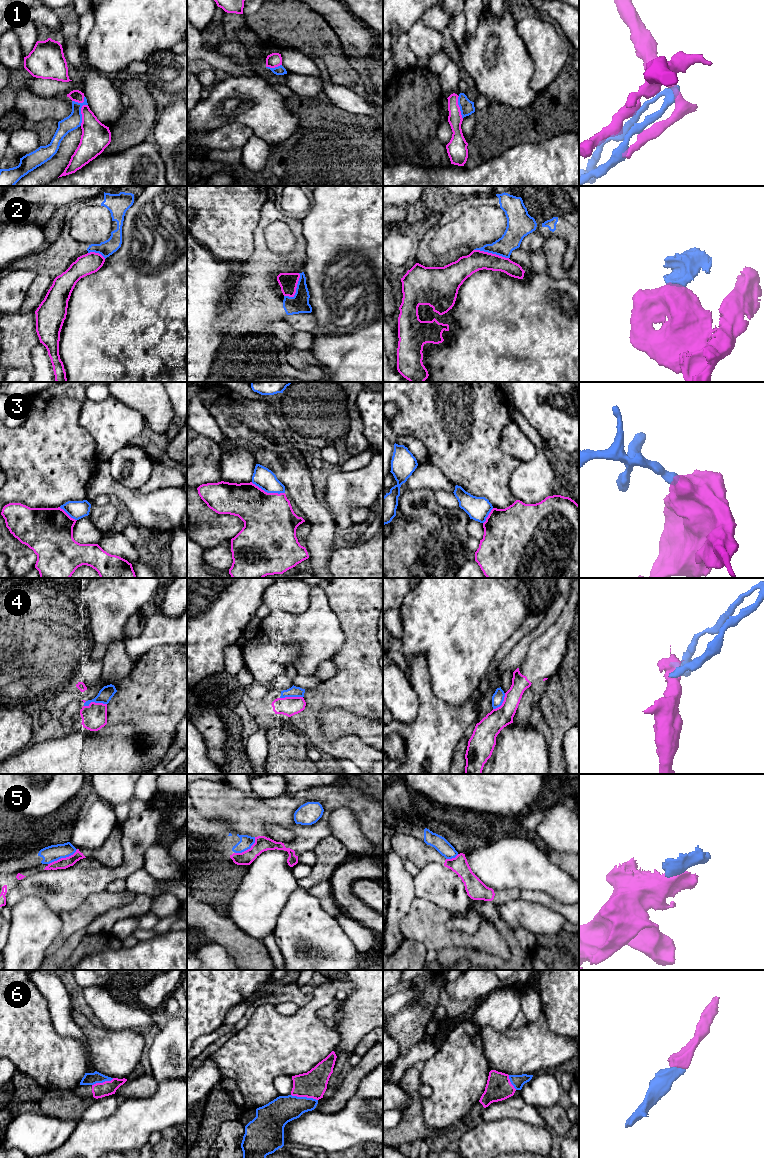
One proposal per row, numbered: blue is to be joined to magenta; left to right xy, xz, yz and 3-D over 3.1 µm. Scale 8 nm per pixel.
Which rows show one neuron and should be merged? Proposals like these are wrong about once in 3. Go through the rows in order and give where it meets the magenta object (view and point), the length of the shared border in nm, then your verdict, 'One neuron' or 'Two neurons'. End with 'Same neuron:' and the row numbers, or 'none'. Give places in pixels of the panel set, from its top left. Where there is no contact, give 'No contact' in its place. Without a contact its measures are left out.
1: Touches magenta at xy (81, 111). Shared border 240 nm. Two neurons
2: Touches magenta at yz (491, 253). Shared border 280 nm. Two neurons
3: Touches magenta at xz (268, 493). Shared border 280 nm. Two neurons
4: Touches magenta at xy (94, 702). Shared border 190 nm. Two neurons
5: Touches magenta at xy (62, 858). Shared border 260 nm. Two neurons
6: Touches magenta at xz (304, 1096). Shared border 220 nm. One neuron
Same neuron: 6

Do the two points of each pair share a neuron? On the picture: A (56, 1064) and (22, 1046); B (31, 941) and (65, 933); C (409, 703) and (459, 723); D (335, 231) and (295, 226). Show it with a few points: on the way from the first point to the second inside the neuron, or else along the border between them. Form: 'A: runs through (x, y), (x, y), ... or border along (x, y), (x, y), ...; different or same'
A: runs through (48, 1058), (33, 1046), (30, 1046); same
B: border along (59, 914), (61, 929), (55, 937); different
C: border along (409, 684), (417, 695), (418, 712), (406, 724); different
D: border along (301, 224), (306, 250); different

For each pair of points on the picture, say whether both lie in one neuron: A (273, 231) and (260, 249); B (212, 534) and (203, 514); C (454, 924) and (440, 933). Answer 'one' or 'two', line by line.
A: two
B: one
C: two

